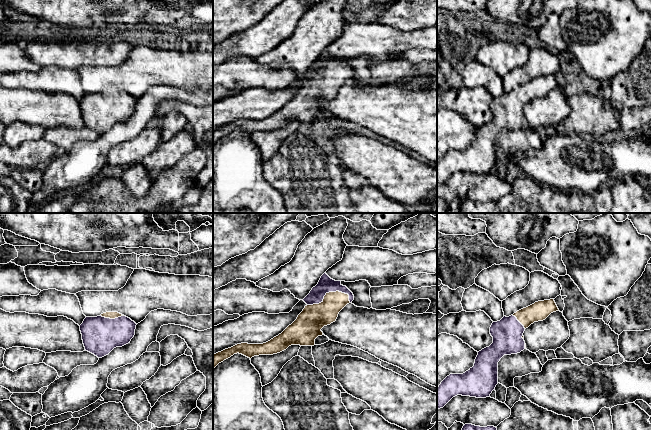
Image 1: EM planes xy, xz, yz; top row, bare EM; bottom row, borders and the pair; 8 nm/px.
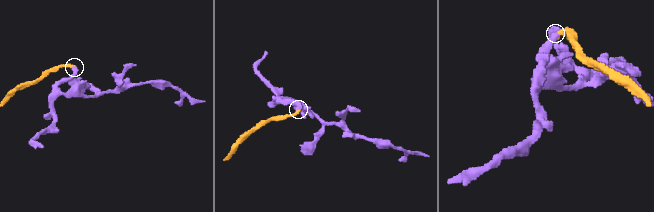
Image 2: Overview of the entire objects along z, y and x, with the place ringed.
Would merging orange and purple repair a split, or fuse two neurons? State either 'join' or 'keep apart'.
join

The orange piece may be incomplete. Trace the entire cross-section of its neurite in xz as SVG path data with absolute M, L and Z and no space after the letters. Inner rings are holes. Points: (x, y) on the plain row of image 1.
M324 49L318 60L303 75L307 80L297 95L281 110L263 120L241 119L213 131L213 146L234 130L248 134L273 131L291 121L314 122L315 115L324 111L321 105L335 98L339 88L354 76L353 69Z

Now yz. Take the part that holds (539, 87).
M554 75L538 77L523 84L513 91L504 92L500 97L493 98L490 110L493 119L481 127L475 135L474 142L463 150L450 150L437 164L437 185L443 184L457 171L476 174L489 173L498 160L498 138L504 131L517 130L526 125L523 109L531 100L545 96L551 89L559 87Z

